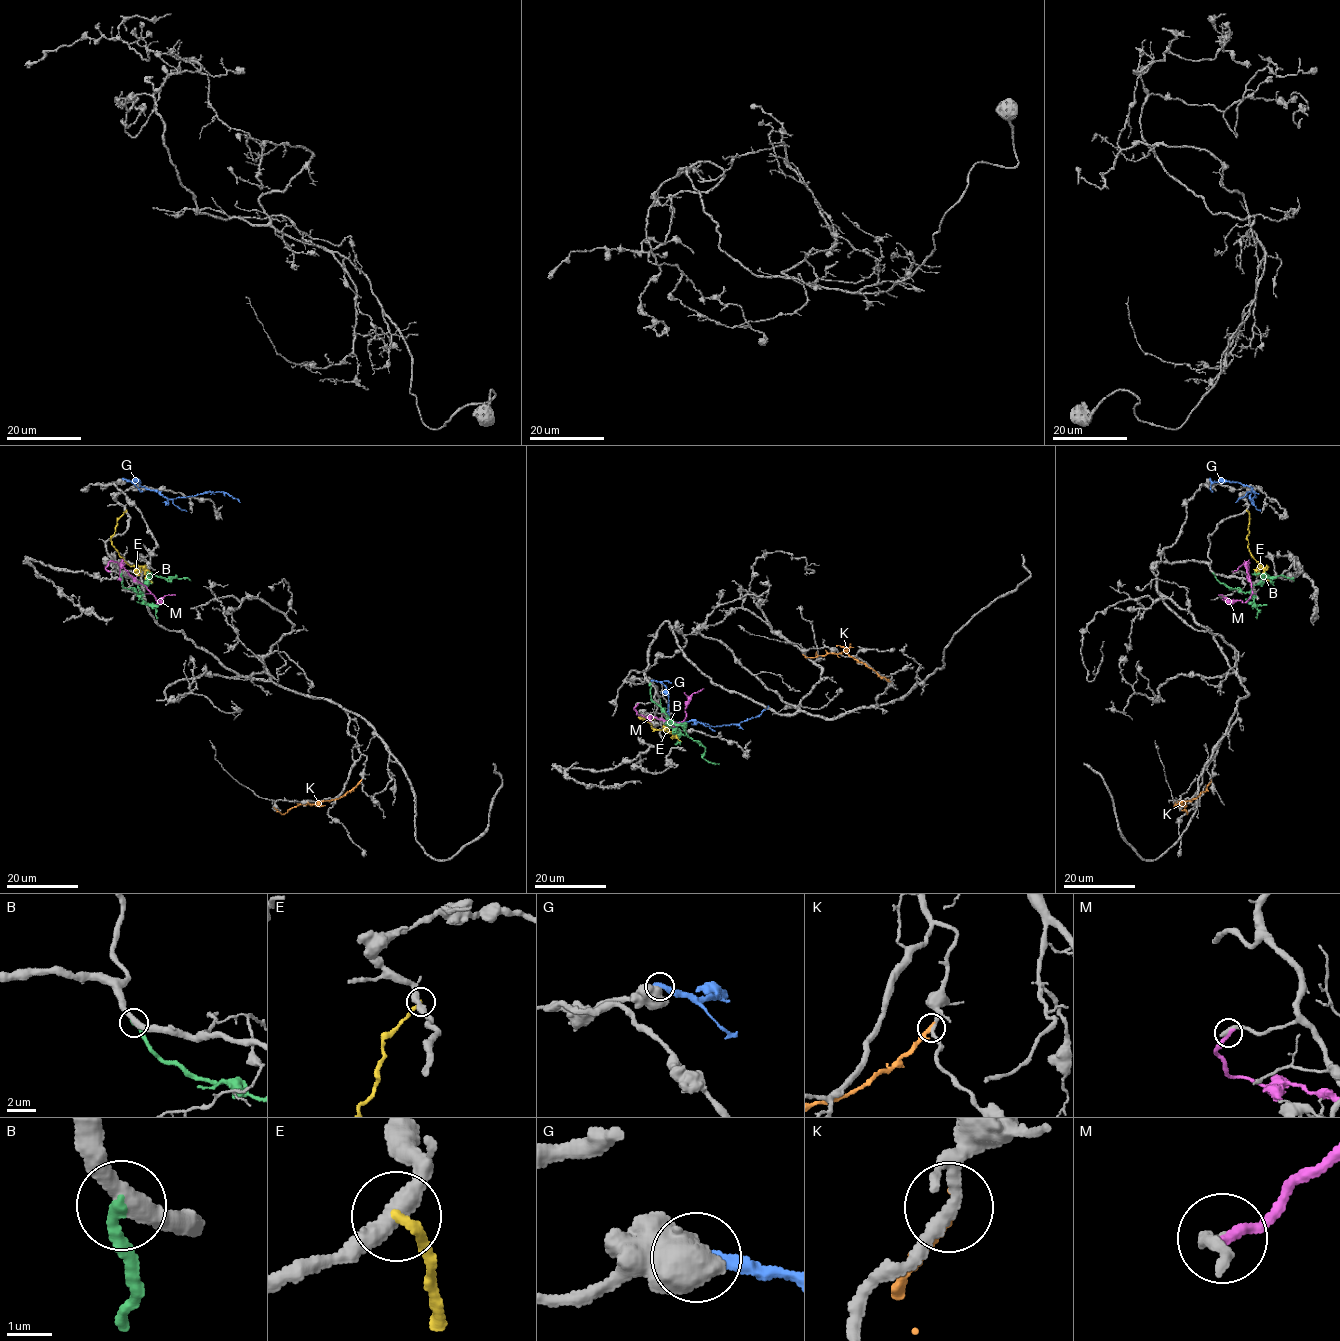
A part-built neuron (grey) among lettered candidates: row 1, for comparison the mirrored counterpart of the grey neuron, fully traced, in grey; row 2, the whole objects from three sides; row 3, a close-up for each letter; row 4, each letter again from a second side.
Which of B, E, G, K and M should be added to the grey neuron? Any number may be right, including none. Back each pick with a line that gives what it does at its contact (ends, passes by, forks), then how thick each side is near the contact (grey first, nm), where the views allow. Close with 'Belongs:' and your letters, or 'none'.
Belongs: none

